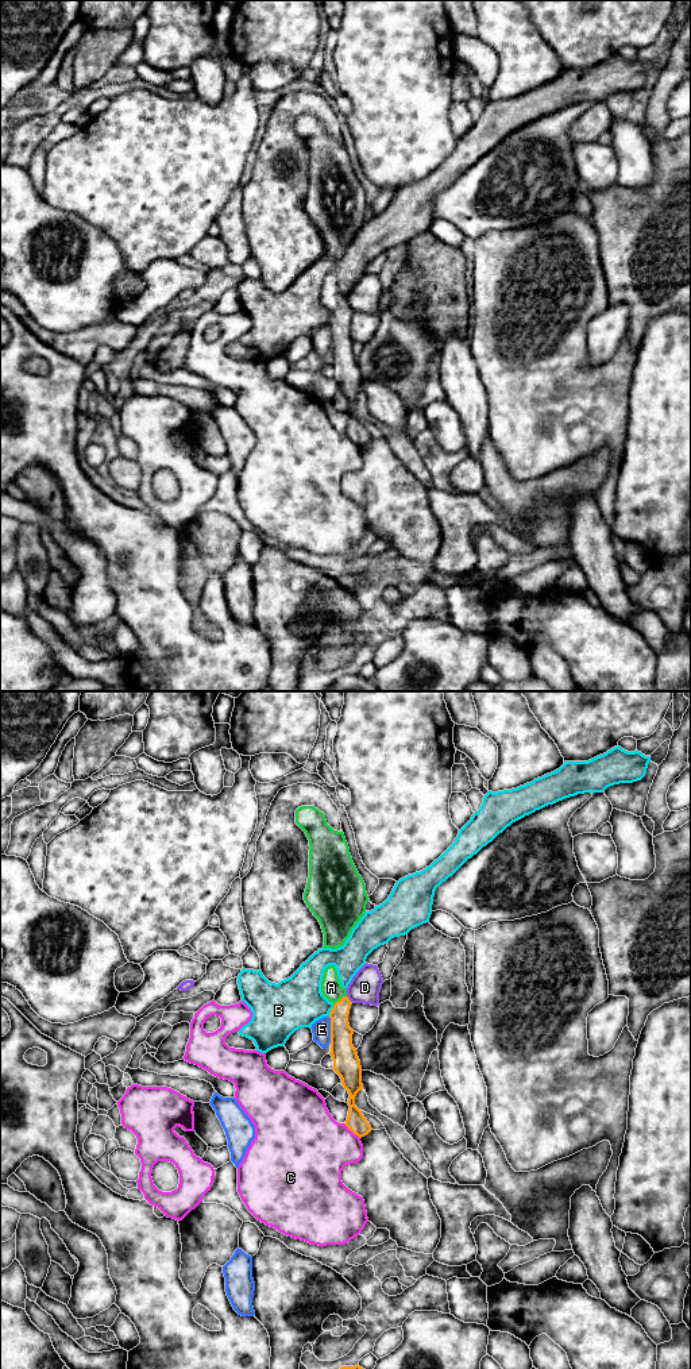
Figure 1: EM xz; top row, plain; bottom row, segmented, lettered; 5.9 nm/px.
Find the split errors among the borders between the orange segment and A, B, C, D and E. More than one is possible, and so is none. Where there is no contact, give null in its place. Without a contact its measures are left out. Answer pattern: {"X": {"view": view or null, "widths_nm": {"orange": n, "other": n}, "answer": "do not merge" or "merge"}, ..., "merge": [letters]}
{"A": {"view": "xz", "widths_nm": {"orange": 130, "other": 130}, "answer": "merge"}, "B": {"view": "xz", "widths_nm": {"orange": 140, "other": 300}, "answer": "do not merge"}, "C": {"view": "xz", "widths_nm": {"orange": 120, "other": 420}, "answer": "do not merge"}, "D": {"view": "xz", "widths_nm": {"orange": 130, "other": 190}, "answer": "do not merge"}, "E": {"view": "xz", "widths_nm": {"orange": 160, "other": 110}, "answer": "do not merge"}, "merge": ["A"]}

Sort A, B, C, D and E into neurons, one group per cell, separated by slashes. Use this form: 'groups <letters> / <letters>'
groups A / B / C / D / E

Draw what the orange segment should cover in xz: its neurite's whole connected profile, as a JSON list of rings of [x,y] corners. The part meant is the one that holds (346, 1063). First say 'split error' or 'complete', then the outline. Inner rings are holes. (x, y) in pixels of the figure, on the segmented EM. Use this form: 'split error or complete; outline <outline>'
split error; outline [[[335,965],[324,971],[321,982],[323,995],[333,1003],[331,1018],[331,1052],[333,1071],[340,1076],[343,1087],[348,1091],[348,1117],[346,1126],[359,1138],[367,1135],[372,1129],[362,1110],[355,1106],[356,1094],[363,1090],[362,1067],[356,1049],[352,1045],[354,1030],[348,1023],[348,1014],[352,1002],[347,996],[347,990],[341,987]]]

